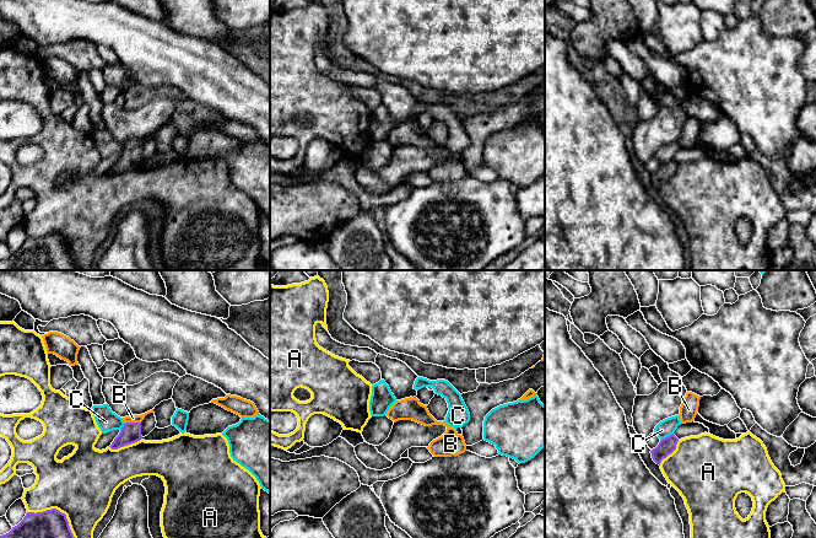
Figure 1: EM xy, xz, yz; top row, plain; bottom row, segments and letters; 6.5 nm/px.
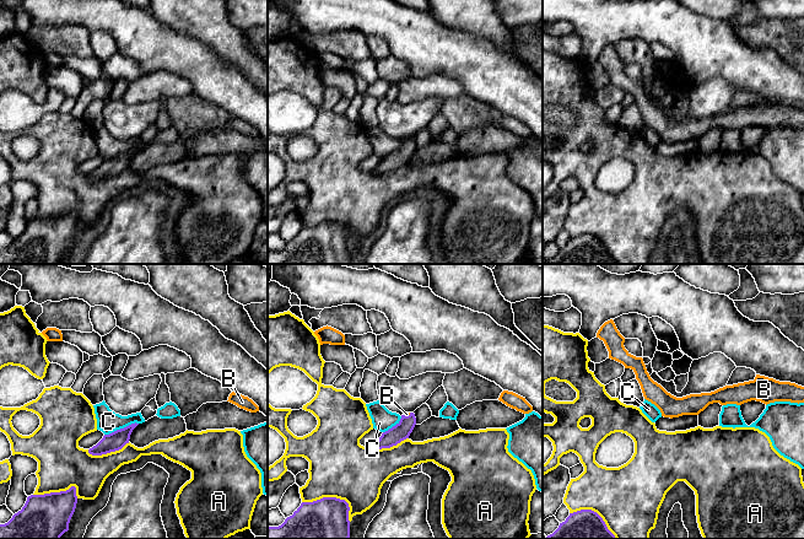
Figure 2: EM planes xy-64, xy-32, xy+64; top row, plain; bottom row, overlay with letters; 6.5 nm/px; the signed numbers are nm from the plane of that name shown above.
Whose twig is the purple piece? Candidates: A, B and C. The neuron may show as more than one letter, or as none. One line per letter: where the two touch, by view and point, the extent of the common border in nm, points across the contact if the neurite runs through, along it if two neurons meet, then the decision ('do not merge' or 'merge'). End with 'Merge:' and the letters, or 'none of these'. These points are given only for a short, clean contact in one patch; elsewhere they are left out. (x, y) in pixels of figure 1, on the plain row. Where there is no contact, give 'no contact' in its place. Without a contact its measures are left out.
A: contact xy (61, 237); length 400 nm; do not merge
B: contact xy (131, 148); length 110 nm; way xy (130, 157), (131, 148), (133, 143); merge
C: contact yz (668, 161); length 100 nm; border yz (673, 157), (660, 165); do not merge
Merge: B

